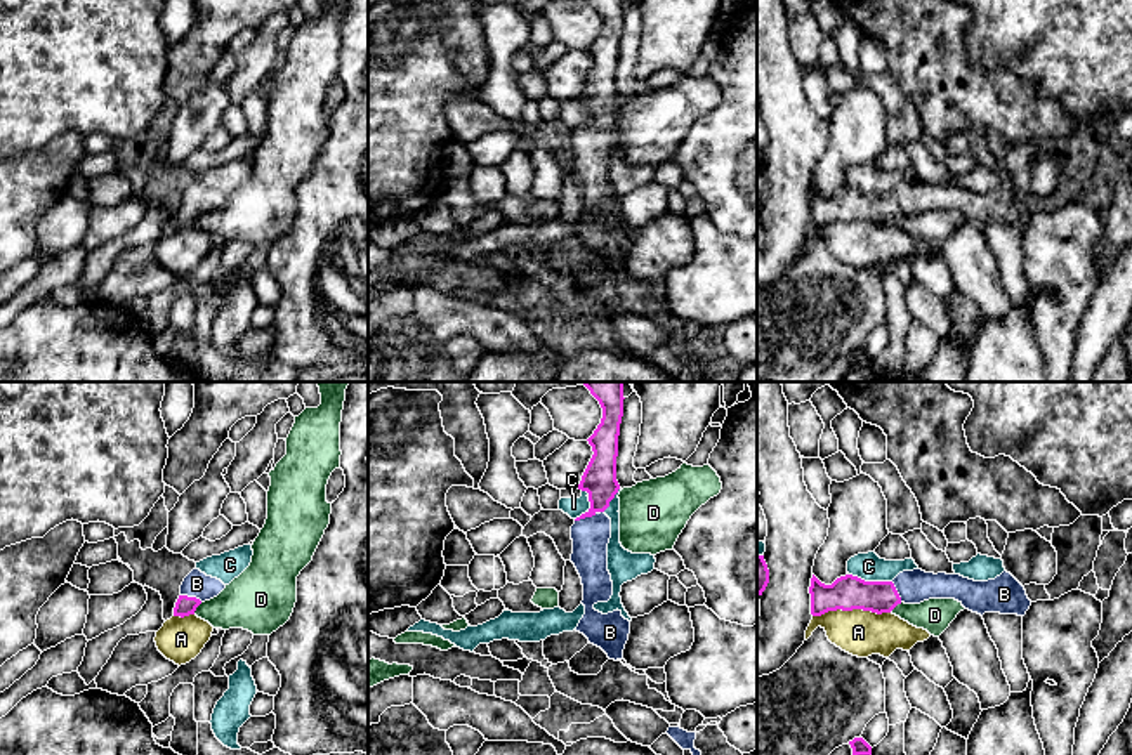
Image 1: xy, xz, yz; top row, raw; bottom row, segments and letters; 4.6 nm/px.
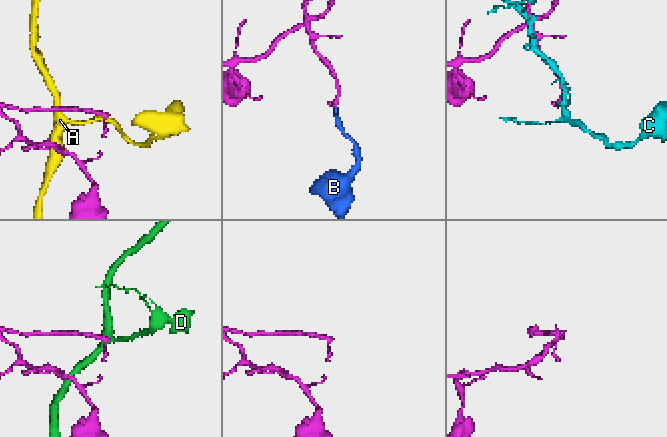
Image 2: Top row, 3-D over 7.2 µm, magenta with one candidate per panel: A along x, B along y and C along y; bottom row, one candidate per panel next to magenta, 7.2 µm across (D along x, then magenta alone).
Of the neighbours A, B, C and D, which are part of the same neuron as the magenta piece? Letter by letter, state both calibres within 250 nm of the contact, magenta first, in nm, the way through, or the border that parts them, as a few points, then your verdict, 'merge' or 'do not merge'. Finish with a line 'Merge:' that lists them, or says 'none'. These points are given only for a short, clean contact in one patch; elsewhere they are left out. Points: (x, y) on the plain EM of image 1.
A: 160/220 nm | do not merge
B: 90/120 nm | across xy (184, 217), (191, 209), (197, 195) | merge
C: 160/130 nm | do not merge
D: 90/260 nm | along xy (202, 214), (193, 224) | do not merge
Merge: B

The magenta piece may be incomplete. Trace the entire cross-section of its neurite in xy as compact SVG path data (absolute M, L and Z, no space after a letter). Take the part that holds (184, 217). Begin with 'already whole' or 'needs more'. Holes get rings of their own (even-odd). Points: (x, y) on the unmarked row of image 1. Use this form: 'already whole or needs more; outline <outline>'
needs more; outline M194 179L181 196L181 207L175 213L174 227L184 229L194 226L201 213L217 208L224 200L226 196L220 191L207 187Z

